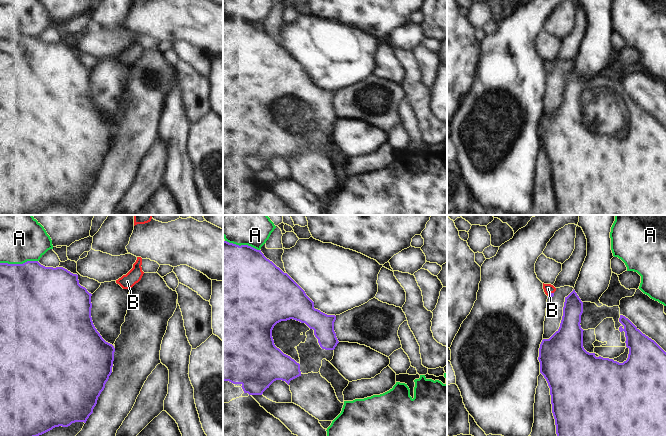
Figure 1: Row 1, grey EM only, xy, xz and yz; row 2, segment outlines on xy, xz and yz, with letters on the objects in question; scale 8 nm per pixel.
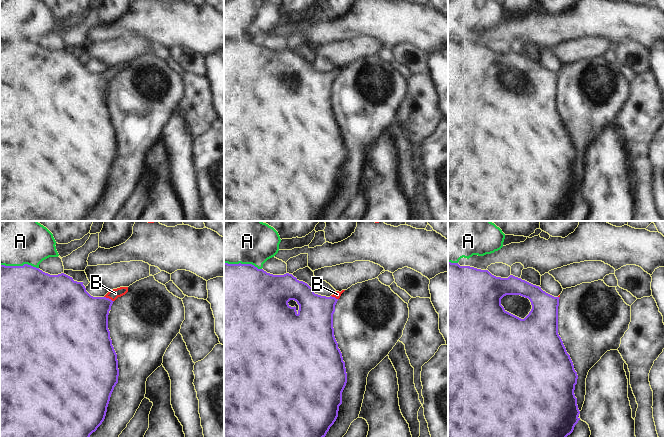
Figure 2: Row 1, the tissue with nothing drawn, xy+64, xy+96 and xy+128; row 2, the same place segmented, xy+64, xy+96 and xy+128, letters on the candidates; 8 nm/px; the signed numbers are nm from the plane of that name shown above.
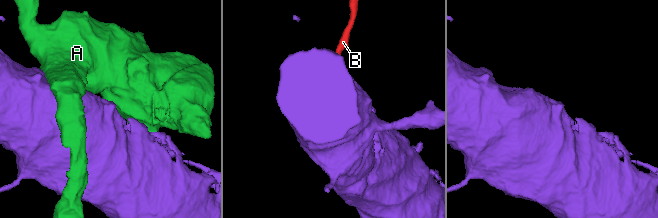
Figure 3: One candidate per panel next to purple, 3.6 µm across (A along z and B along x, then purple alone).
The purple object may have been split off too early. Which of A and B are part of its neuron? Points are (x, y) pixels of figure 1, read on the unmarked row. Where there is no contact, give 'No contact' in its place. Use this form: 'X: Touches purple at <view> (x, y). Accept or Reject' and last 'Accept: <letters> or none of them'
A: Touches purple at xy (18, 40). Reject
B: Touches purple at yz (550, 69). Accept
Accept: B

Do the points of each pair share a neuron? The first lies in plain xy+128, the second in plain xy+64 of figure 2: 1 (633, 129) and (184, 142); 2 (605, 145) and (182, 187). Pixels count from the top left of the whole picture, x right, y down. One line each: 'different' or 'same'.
1: different
2: different

